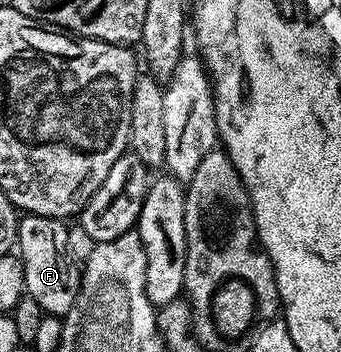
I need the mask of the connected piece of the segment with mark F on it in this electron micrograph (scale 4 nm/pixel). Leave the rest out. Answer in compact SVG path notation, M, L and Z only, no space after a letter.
M28 215L18 225L18 256L24 268L24 292L44 309L45 314L58 318L70 311L80 290L81 270L66 252L68 231L69 226L59 217Z

